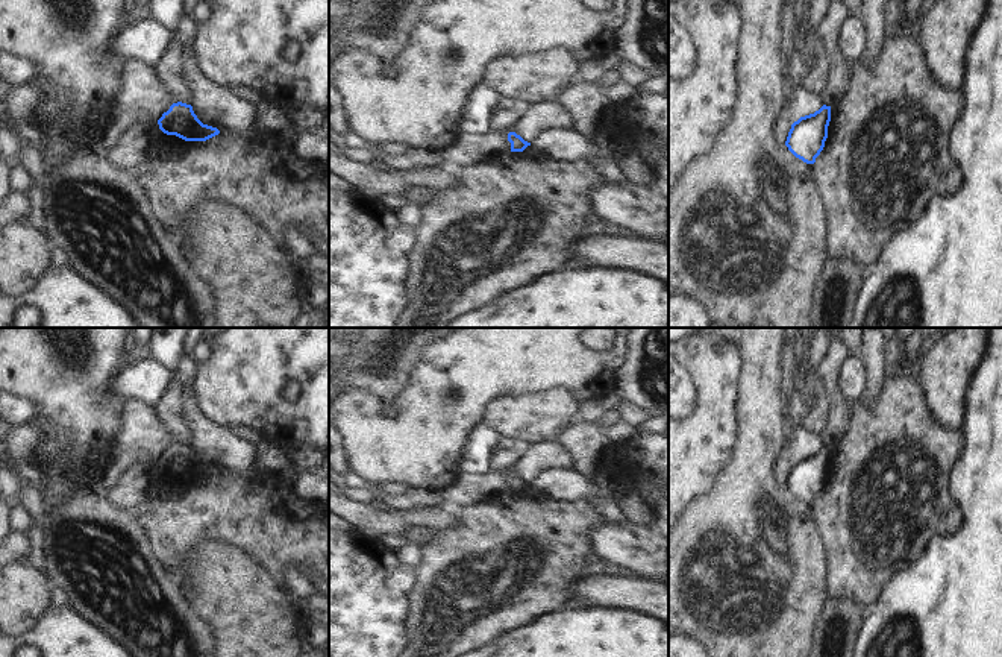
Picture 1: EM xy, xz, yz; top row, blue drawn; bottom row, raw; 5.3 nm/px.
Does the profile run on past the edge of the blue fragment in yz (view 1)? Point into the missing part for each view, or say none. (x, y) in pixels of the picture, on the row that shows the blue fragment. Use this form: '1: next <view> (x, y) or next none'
1: next none

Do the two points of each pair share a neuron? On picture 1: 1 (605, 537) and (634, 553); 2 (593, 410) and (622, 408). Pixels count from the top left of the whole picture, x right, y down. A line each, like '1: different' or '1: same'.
1: same
2: same

